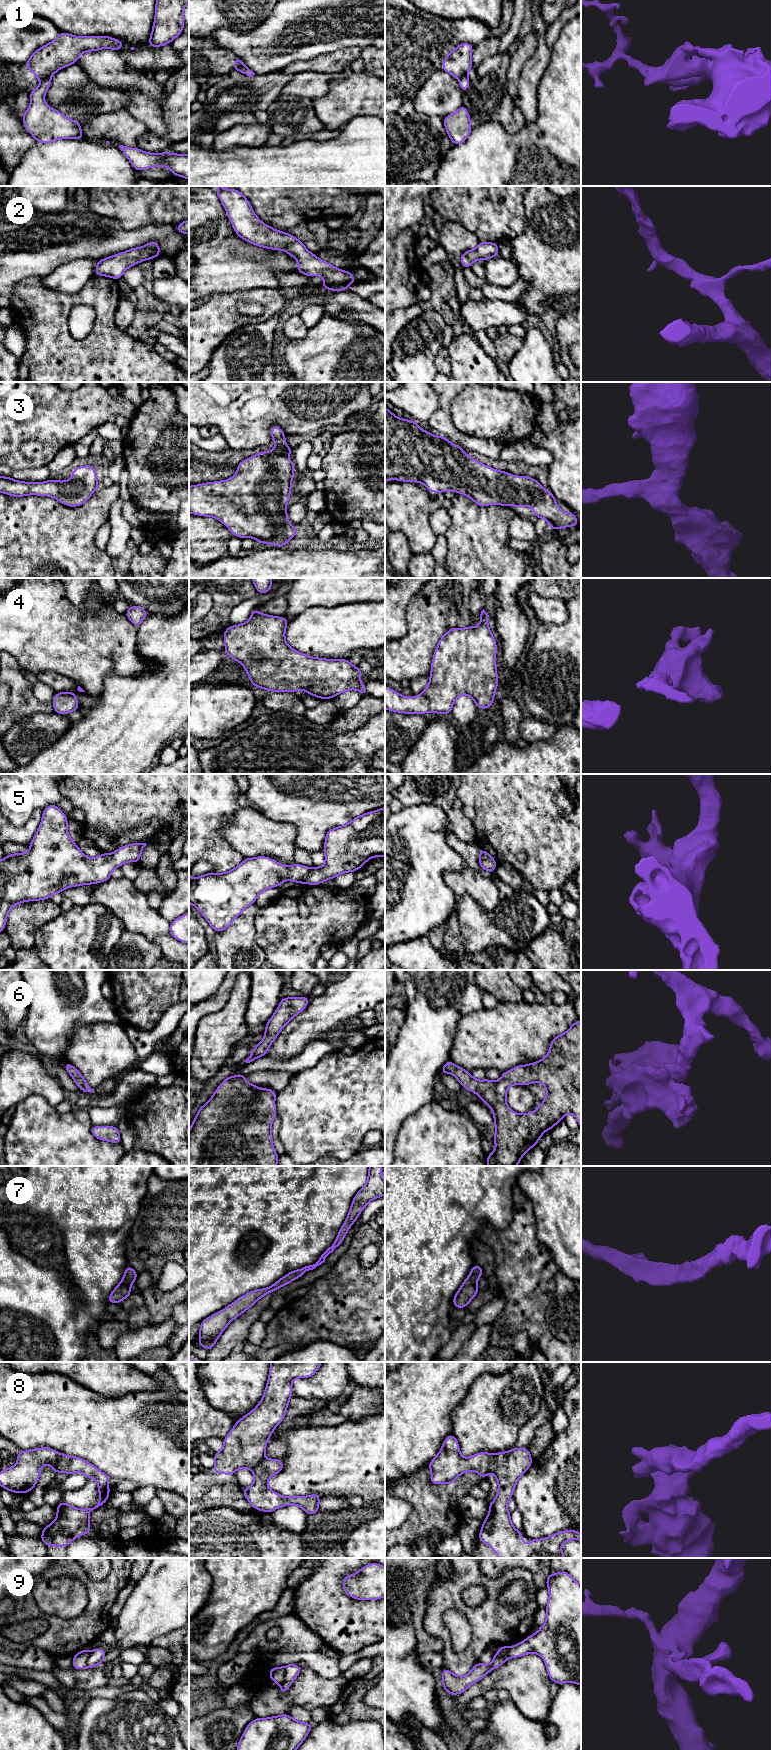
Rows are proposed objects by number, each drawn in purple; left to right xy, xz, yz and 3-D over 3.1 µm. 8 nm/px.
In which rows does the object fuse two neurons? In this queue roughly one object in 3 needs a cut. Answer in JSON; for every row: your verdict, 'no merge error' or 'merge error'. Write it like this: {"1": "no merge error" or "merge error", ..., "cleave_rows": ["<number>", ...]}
{"1": "merge error", "2": "no merge error", "3": "no merge error", "4": "no merge error", "5": "no merge error", "6": "no merge error", "7": "no merge error", "8": "merge error", "9": "merge error", "cleave_rows": ["1", "8", "9"]}

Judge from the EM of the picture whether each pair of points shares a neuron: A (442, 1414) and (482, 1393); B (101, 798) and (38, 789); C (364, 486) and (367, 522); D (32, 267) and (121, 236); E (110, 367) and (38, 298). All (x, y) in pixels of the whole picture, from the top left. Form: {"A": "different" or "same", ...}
{"A": "different", "B": "different", "C": "different", "D": "same", "E": "same"}

